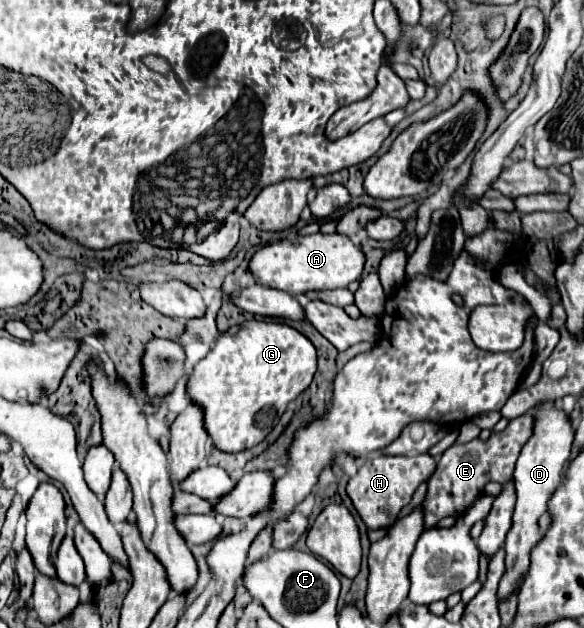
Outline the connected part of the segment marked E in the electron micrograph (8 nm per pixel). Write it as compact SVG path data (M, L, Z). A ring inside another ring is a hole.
M528 414L528 416L518 416L516 420L510 420L502 432L498 434L492 432L492 436L486 442L476 438L466 444L450 446L438 460L436 472L432 474L432 480L428 482L428 492L424 498L426 528L436 526L440 518L446 518L446 516L458 518L462 512L466 512L464 508L470 508L474 500L484 494L486 482L490 480L496 480L500 484L510 482L520 450L530 440L532 432L534 432L534 416ZM460 502L462 502L462 508L460 508Z

